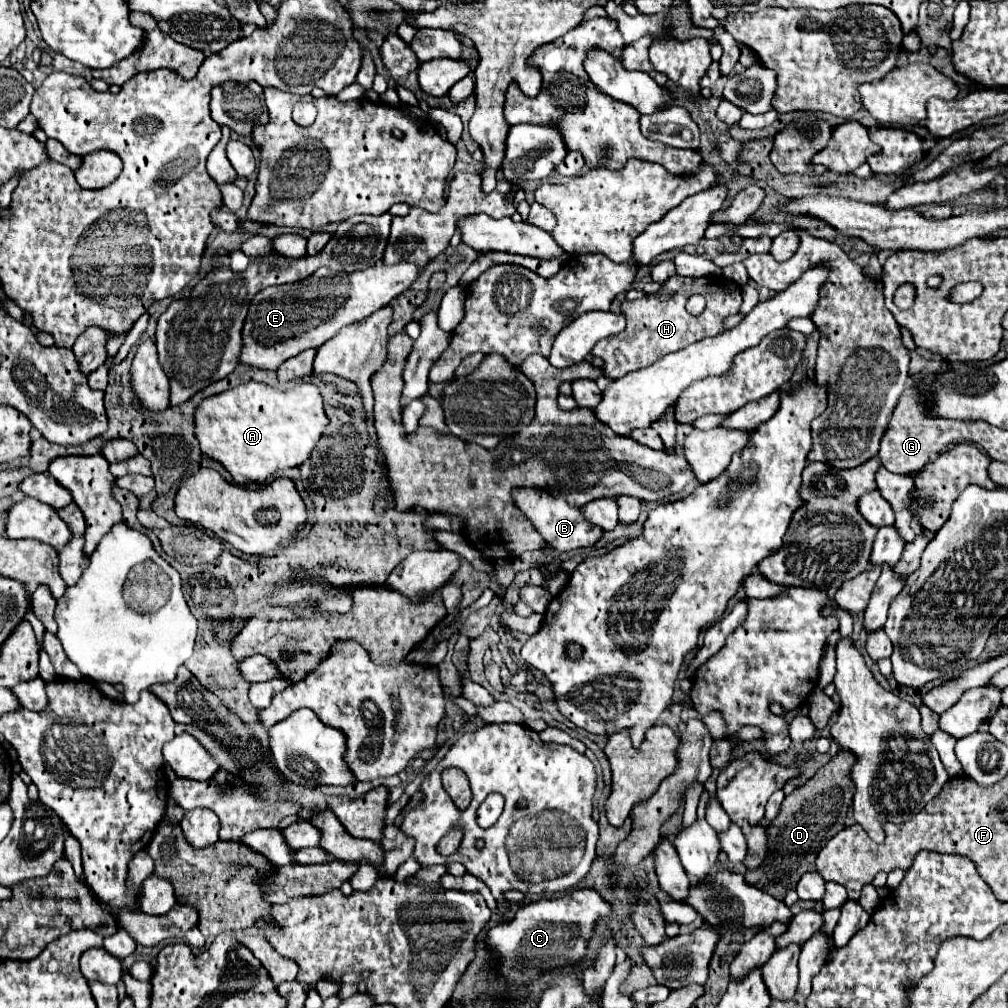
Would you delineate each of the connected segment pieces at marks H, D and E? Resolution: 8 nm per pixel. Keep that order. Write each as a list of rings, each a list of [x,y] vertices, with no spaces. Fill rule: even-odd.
[[[711,274],[711,276],[701,276],[701,278],[683,278],[683,276],[671,276],[661,288],[653,294],[647,294],[639,300],[623,300],[621,302],[621,314],[627,320],[627,326],[619,336],[609,336],[599,340],[595,344],[593,356],[603,360],[601,372],[607,378],[621,378],[627,372],[647,367],[671,354],[677,352],[679,348],[685,348],[687,344],[699,342],[707,336],[717,336],[725,332],[727,328],[723,326],[723,320],[727,316],[737,314],[741,308],[741,286],[723,274]],[[701,294],[707,300],[707,306],[701,316],[691,316],[685,310],[685,302],[689,296]]]
[[[839,752],[829,764],[825,764],[811,780],[799,786],[795,792],[785,796],[781,810],[775,820],[765,824],[767,828],[767,858],[755,870],[745,872],[747,884],[763,888],[773,898],[783,900],[785,892],[795,888],[805,872],[815,872],[815,856],[819,848],[831,840],[839,830],[845,828],[845,812],[853,798],[853,784],[849,770],[855,758],[849,752]]]
[[[383,262],[361,272],[335,272],[319,268],[313,276],[283,286],[263,288],[251,302],[243,326],[241,362],[265,370],[277,370],[285,360],[307,348],[319,348],[343,326],[359,322],[411,288],[425,268],[411,262],[385,266]]]

